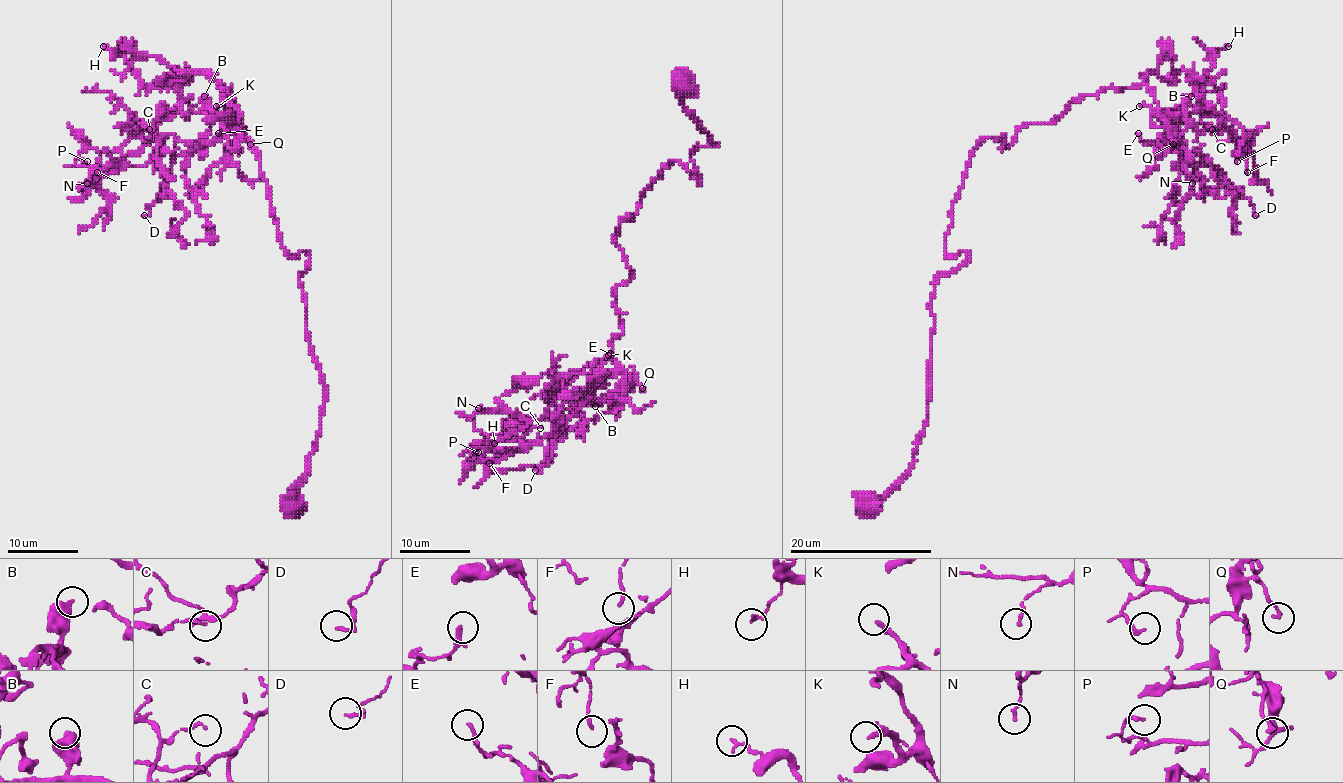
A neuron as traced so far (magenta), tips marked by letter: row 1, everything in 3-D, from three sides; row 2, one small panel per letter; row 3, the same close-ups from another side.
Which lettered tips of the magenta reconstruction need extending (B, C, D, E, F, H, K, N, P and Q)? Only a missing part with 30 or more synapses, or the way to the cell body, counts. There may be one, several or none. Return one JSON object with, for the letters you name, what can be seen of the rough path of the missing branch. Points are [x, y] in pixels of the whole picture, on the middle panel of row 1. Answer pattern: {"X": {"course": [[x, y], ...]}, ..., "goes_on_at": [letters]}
{"K": {"course": [[608, 355], [592, 344], [548, 344], [533, 335], [535, 326]]}, "goes_on_at": ["K"]}

